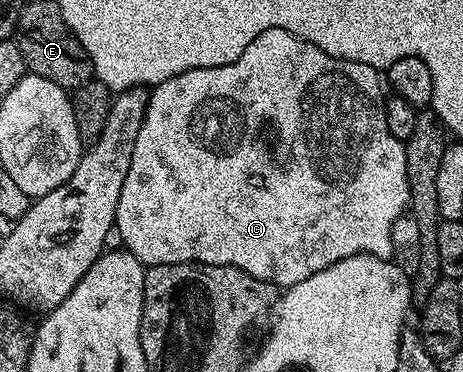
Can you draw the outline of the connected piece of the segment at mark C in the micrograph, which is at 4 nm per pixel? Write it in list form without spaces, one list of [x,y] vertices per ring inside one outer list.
[[[271,28],[267,32],[255,36],[255,40],[251,40],[251,44],[247,44],[247,48],[243,48],[243,56],[239,56],[239,60],[235,60],[231,64],[223,64],[215,68],[191,68],[187,72],[179,72],[179,76],[171,76],[166,82],[160,82],[158,86],[152,87],[143,126],[139,128],[139,136],[135,136],[135,152],[131,152],[131,168],[127,168],[127,180],[123,180],[123,192],[119,192],[115,234],[116,237],[121,237],[120,245],[124,249],[131,251],[147,268],[162,266],[163,264],[179,264],[180,262],[234,266],[259,280],[270,282],[272,286],[278,288],[288,288],[299,284],[299,280],[307,280],[307,276],[315,276],[315,272],[319,272],[347,256],[367,253],[374,254],[380,258],[389,258],[393,252],[395,220],[399,220],[399,216],[410,209],[410,202],[405,143],[395,140],[395,136],[391,136],[391,132],[387,129],[387,116],[385,115],[386,97],[382,75],[375,68],[371,68],[367,64],[355,64],[351,60],[343,60],[342,58],[331,56],[327,52],[320,50],[315,44],[311,44],[302,38],[296,38],[294,34],[287,32],[283,28]]]

